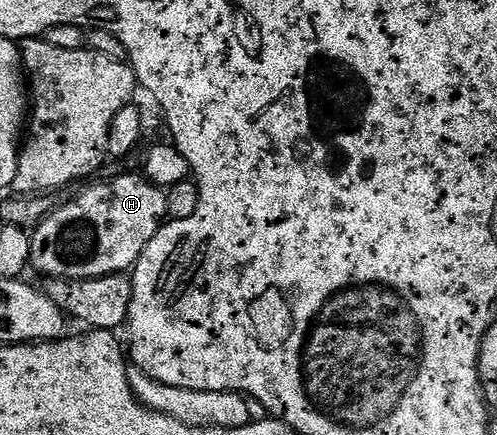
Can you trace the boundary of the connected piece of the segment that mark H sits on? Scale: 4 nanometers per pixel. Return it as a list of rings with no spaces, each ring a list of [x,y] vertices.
[[[140,173],[121,174],[110,182],[97,182],[89,186],[78,198],[50,209],[42,222],[38,222],[31,237],[31,266],[45,278],[106,278],[108,274],[125,274],[136,266],[143,248],[151,244],[155,232],[167,221],[167,196]]]

